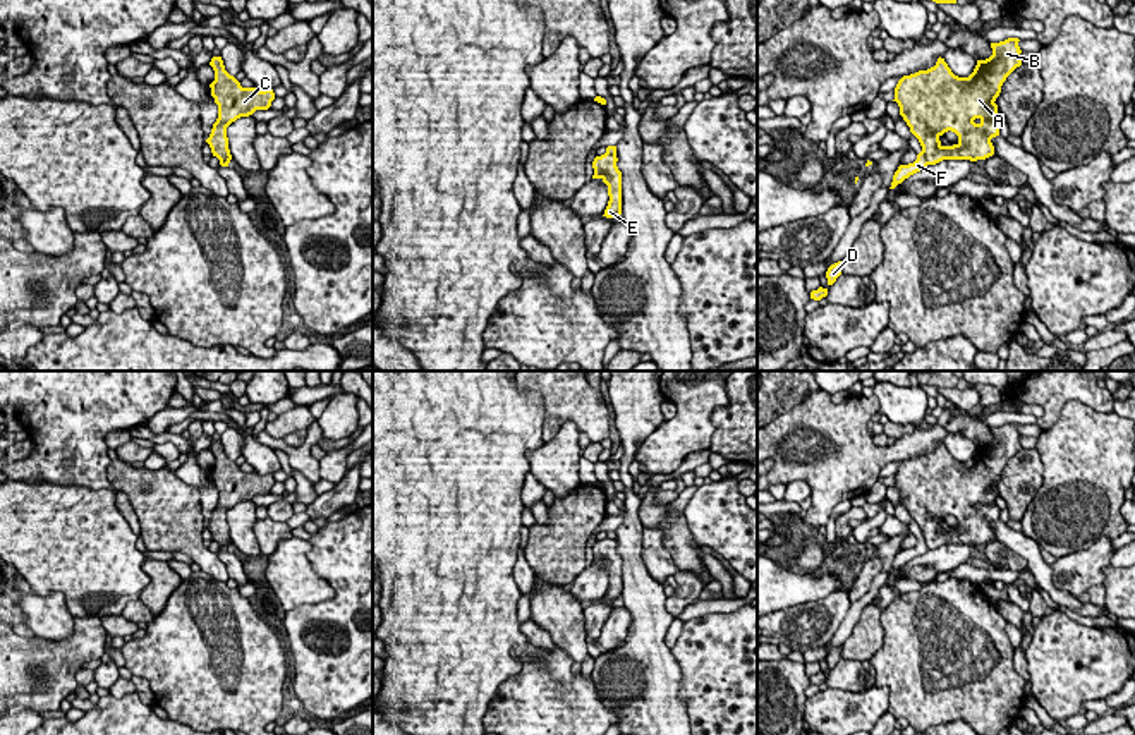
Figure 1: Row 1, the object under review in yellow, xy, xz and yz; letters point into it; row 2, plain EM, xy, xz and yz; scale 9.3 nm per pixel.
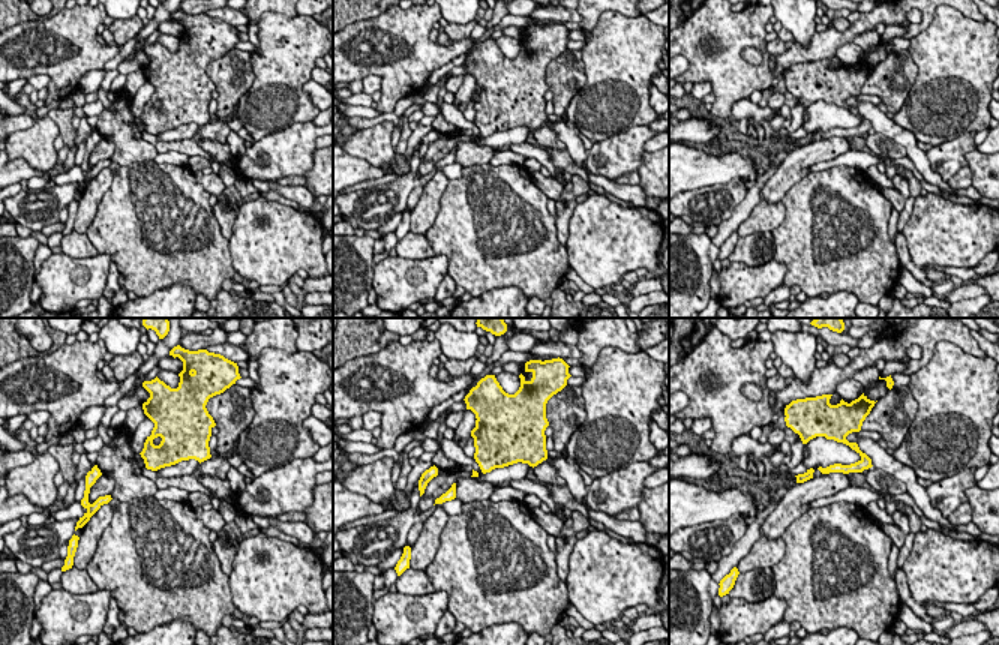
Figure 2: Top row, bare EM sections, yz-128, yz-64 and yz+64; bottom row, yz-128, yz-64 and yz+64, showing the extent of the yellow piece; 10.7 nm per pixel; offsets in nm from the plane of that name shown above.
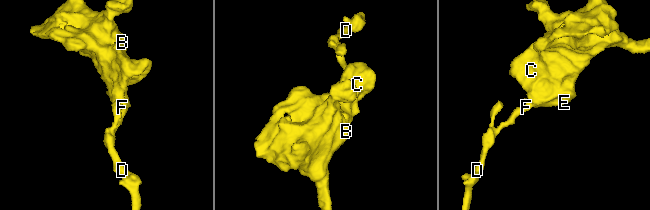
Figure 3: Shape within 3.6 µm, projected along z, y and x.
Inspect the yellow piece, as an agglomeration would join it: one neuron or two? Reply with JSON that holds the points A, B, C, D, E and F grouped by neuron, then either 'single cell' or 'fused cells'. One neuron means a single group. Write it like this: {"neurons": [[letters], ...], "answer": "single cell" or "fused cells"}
{"neurons": [["A", "B", "C", "E"], ["D", "F"]], "answer": "fused cells"}

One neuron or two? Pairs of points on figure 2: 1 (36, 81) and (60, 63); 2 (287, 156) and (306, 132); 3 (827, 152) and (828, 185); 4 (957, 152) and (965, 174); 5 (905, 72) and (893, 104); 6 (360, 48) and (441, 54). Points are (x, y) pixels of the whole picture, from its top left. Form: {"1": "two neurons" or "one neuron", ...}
{"1": "two neurons", "2": "one neuron", "3": "two neurons", "4": "two neurons", "5": "one neuron", "6": "one neuron"}

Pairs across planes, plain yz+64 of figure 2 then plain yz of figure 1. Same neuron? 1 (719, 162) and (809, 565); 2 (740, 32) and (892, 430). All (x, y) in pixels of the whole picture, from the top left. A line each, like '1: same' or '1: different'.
1: different
2: different

